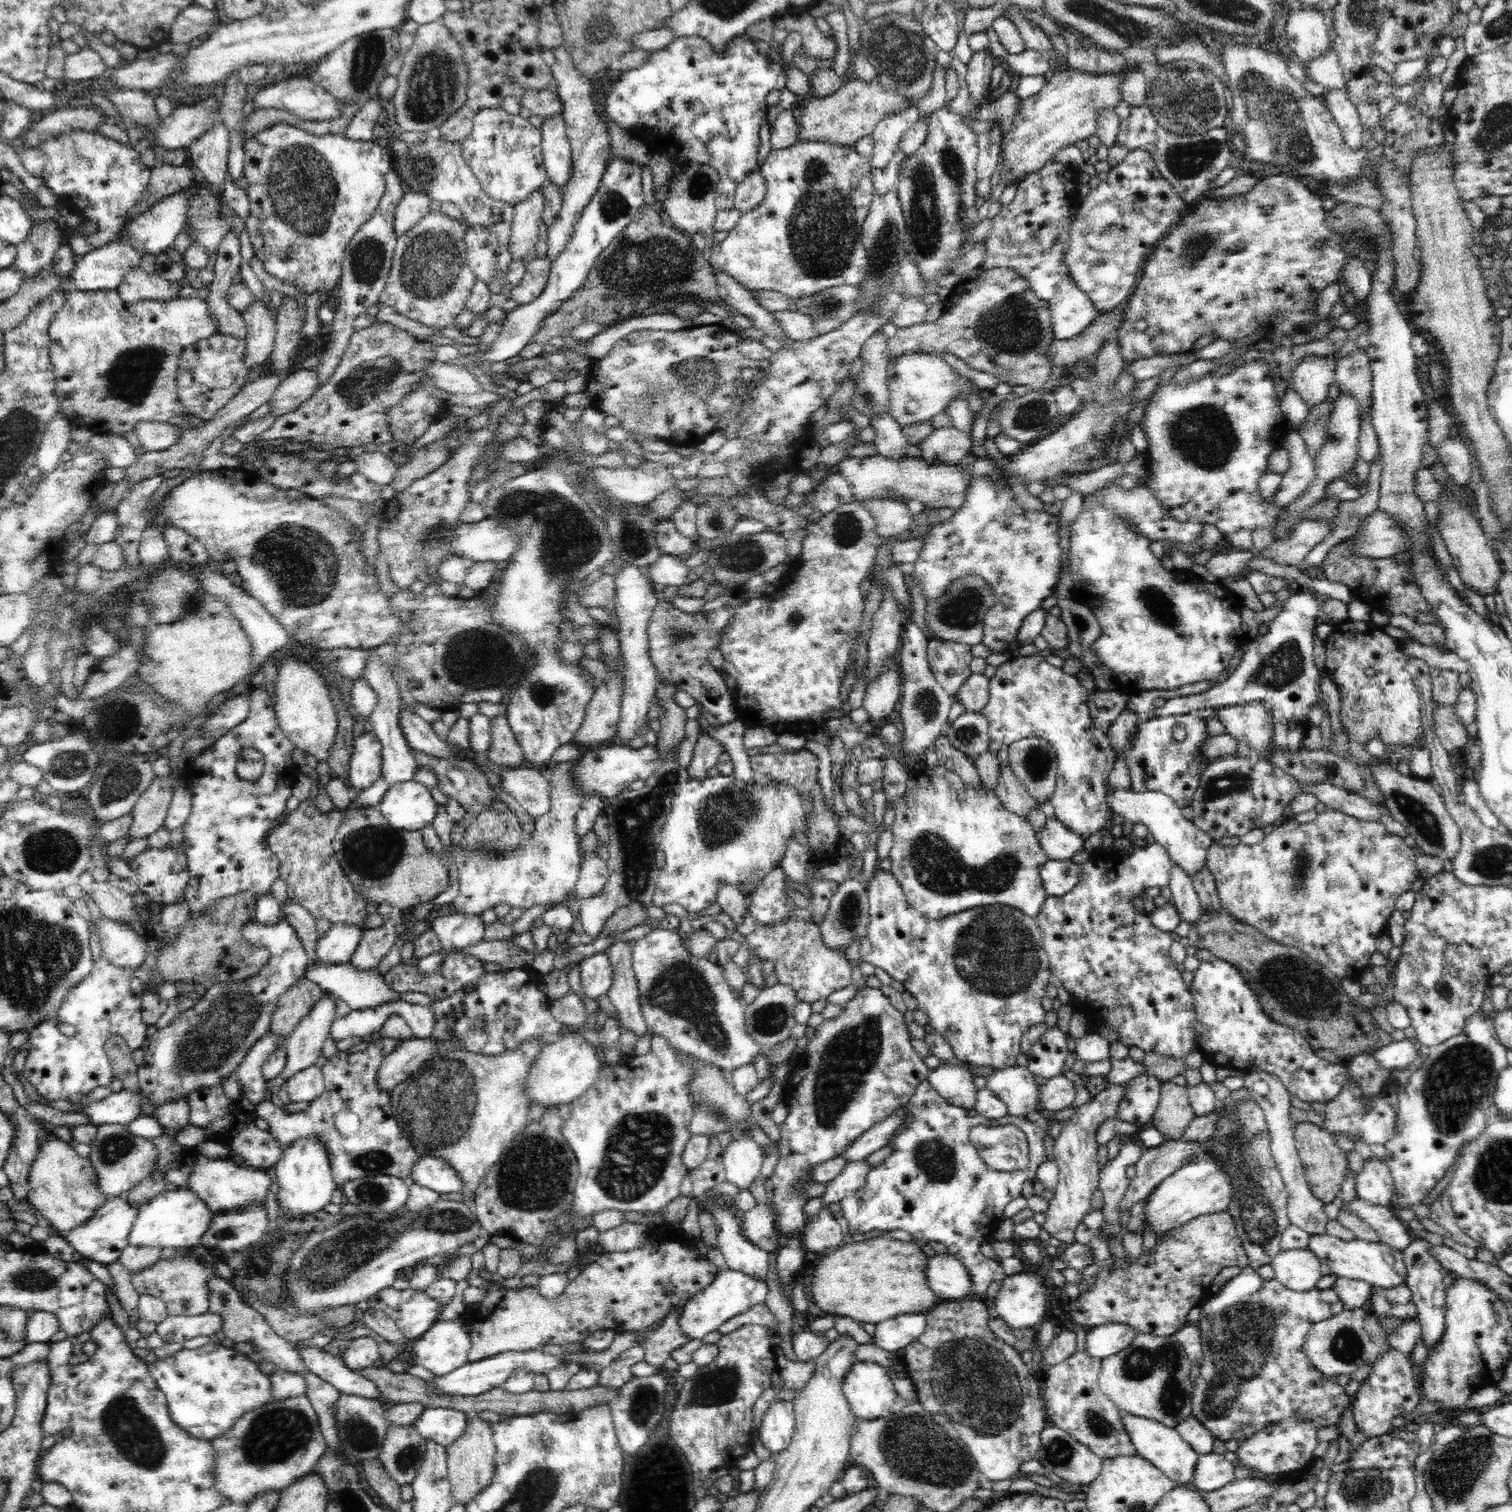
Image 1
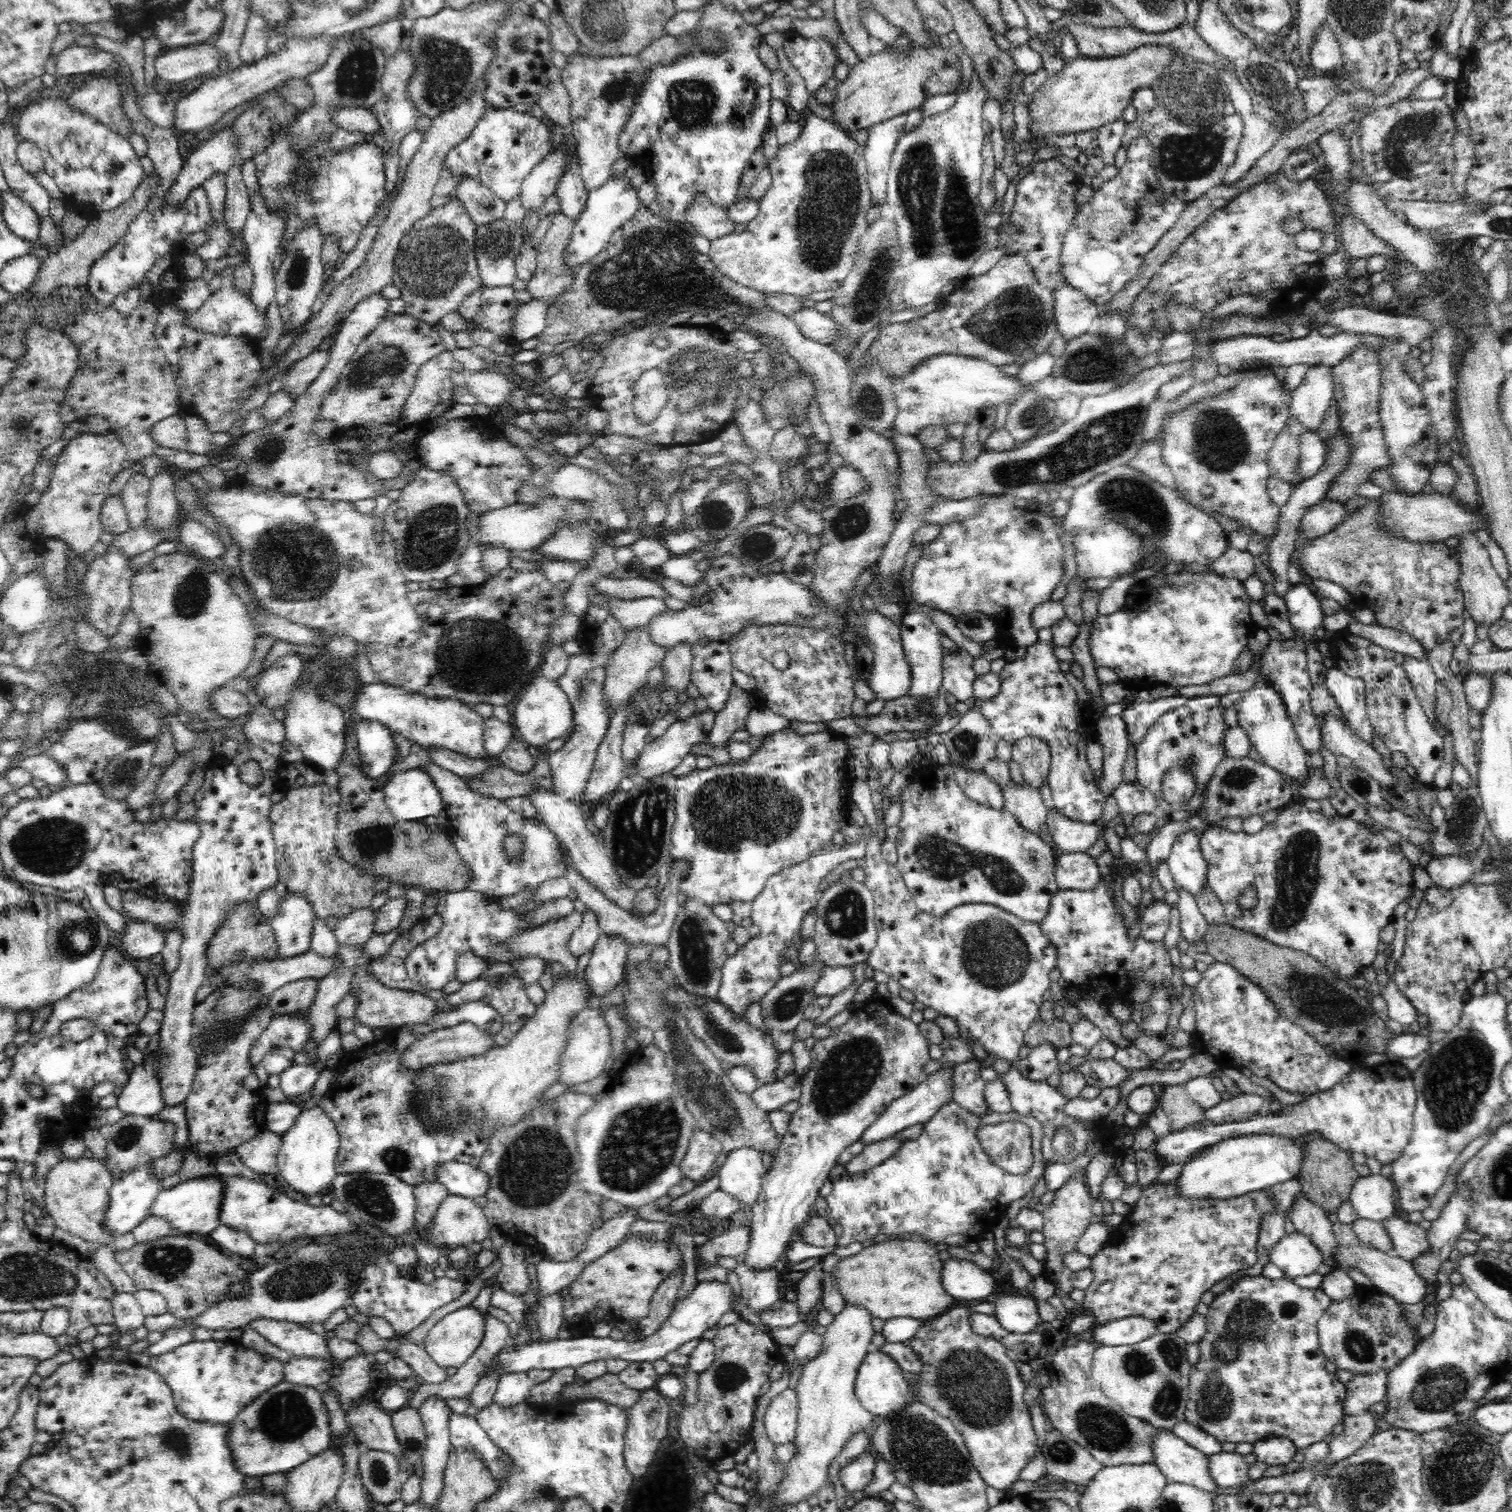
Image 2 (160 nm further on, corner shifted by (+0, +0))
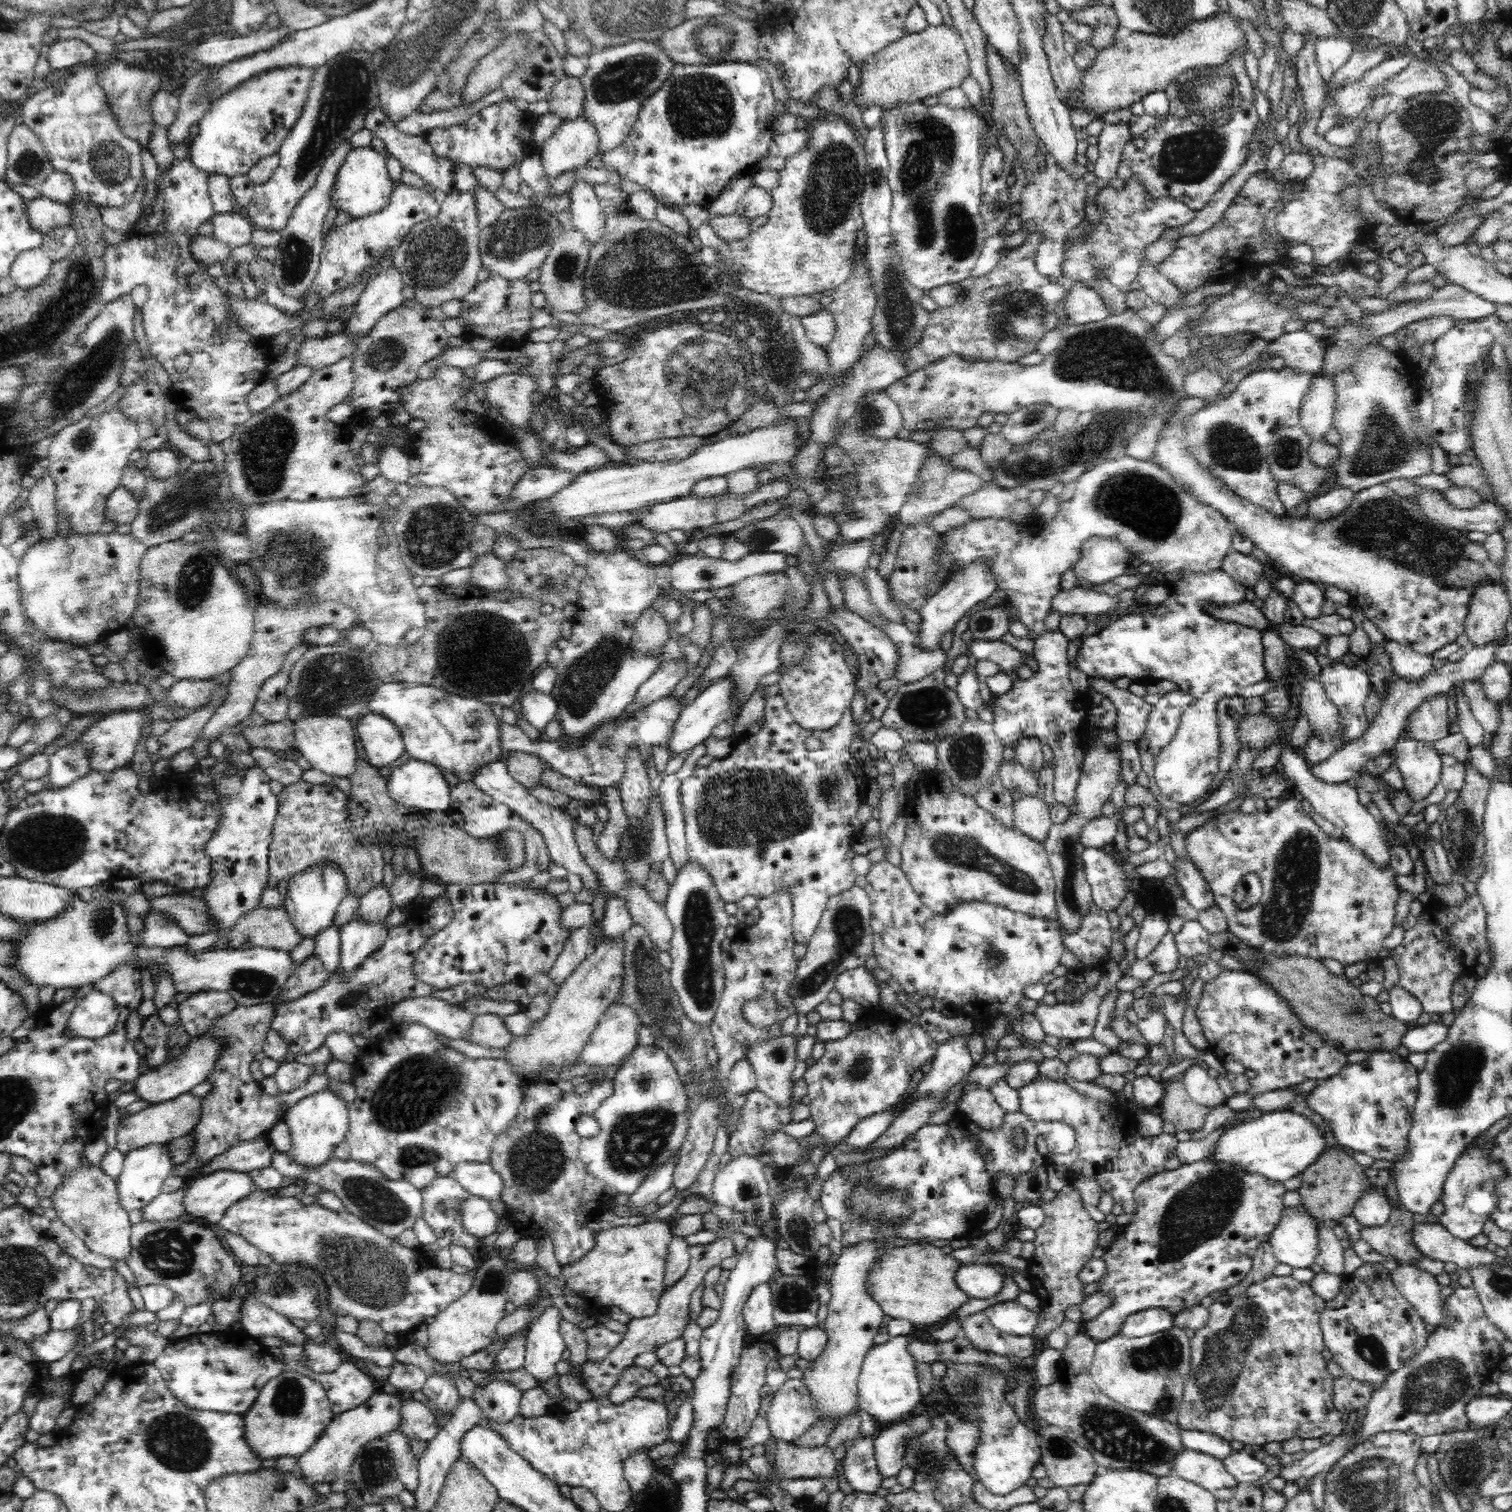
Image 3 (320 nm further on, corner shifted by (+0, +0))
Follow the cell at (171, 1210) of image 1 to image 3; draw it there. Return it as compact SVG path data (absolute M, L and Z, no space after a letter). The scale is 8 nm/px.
M216 1170L190 1182L184 1198L182 1198L185 1214L192 1215L192 1218L203 1218L206 1224L216 1223L222 1220L226 1210L235 1204L236 1200L252 1194L254 1190L259 1190L258 1185L252 1181L250 1173Z

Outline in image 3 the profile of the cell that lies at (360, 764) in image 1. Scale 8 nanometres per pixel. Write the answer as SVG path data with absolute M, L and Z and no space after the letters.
M380 713L361 714L355 732L366 750L366 760L374 769L392 765L405 752L399 729Z

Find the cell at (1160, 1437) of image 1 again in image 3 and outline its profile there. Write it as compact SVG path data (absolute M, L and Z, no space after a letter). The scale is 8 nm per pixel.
M1186 1448L1175 1457L1172 1473L1202 1486L1220 1502L1234 1497L1239 1486L1236 1478L1224 1467L1223 1460Z

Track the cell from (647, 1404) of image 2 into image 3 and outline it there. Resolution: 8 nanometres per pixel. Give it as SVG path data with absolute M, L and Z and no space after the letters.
M644 1448L636 1450L623 1464L623 1476L636 1496L646 1490L655 1476L655 1462L648 1452L649 1450Z

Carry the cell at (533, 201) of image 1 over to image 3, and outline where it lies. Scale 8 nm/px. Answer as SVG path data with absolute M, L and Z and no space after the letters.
M582 115L570 122L563 122L539 149L542 168L546 169L546 173L550 175L550 181L564 172L580 171L580 167L586 165L596 152L598 152L598 131Z

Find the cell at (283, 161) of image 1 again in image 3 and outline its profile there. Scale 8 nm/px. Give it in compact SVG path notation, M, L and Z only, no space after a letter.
M372 146L353 148L348 152L336 174L334 190L332 190L332 205L335 205L337 210L348 212L350 218L354 219L376 214L386 208L394 188L394 183L386 167L386 159Z

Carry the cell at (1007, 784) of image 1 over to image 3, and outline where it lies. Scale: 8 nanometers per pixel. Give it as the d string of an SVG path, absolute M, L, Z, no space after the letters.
M1024 793L1023 797L1014 802L1014 826L1030 838L1044 843L1048 836L1049 828L1054 824L1048 813L1048 803L1034 794Z

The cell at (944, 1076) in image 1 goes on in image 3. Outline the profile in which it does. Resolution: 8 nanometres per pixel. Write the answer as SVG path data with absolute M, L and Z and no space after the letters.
M966 1085L962 1088L958 1111L966 1114L972 1122L975 1122L984 1130L1000 1128L1004 1122L1004 1107L1001 1107L992 1091L978 1085Z

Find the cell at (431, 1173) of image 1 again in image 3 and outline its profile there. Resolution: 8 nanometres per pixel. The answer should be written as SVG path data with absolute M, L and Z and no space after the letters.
M488 1161L483 1163L460 1163L450 1173L471 1196L486 1200L500 1200L504 1190L502 1175Z

